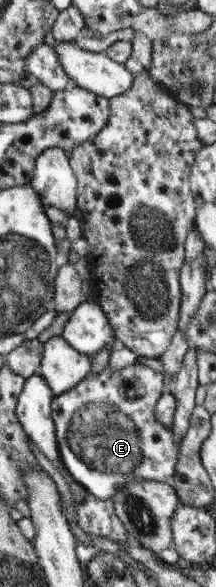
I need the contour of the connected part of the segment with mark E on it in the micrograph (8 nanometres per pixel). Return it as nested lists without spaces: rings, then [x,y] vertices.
[[[137,362],[120,370],[107,366],[101,372],[90,372],[72,389],[54,397],[52,417],[55,419],[60,461],[89,493],[105,500],[111,499],[126,482],[133,480],[171,483],[181,457],[181,446],[172,428],[159,422],[155,413],[157,401],[164,393],[164,375],[147,363]]]

